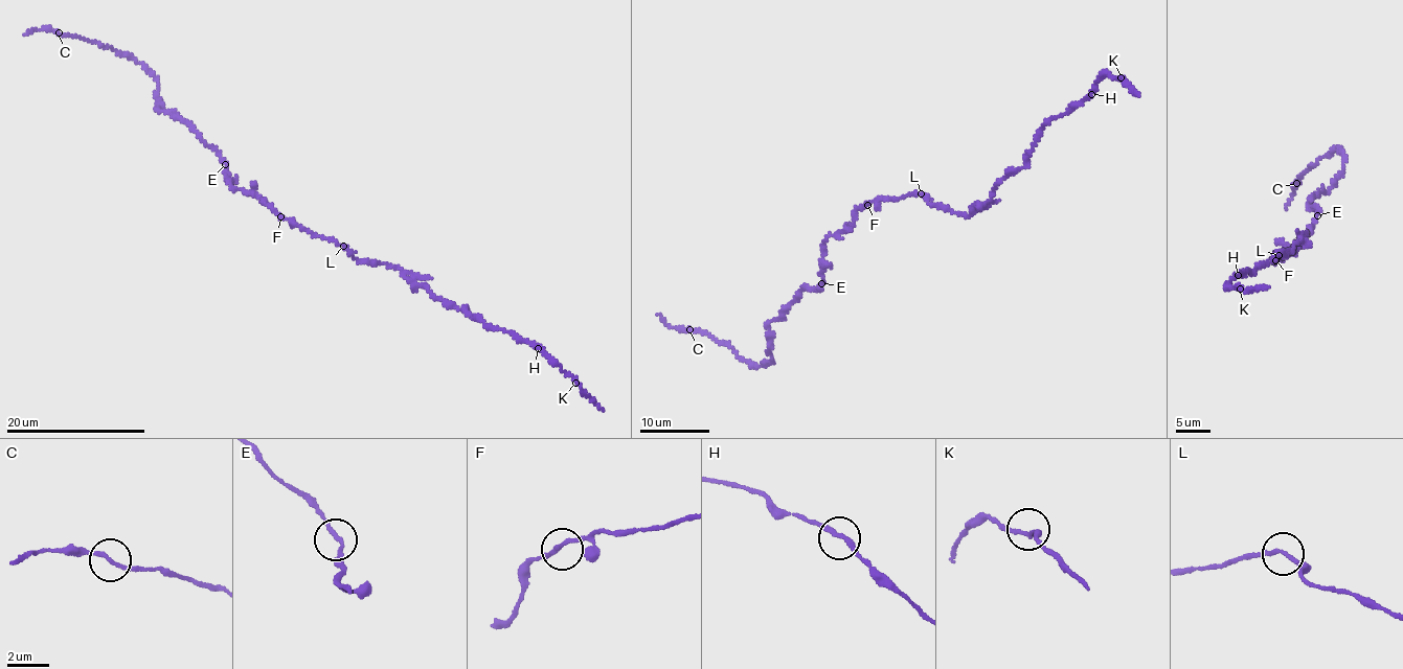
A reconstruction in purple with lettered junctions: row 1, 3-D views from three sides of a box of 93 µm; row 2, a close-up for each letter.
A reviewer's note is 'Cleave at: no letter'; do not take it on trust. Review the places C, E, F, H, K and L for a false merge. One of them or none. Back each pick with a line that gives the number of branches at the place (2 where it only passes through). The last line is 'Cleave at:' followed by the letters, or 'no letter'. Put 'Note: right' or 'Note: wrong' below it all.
Cleave at: no letter
Note: right

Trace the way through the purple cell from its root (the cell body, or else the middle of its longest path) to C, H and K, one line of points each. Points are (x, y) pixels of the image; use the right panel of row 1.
C: (1272, 259), (1307, 233), (1318, 208), (1309, 199), (1344, 171), (1344, 152), (1320, 158), (1296, 183)
H: (1272, 259), (1294, 252), (1306, 233), (1291, 250), (1280, 252), (1254, 272), (1246, 269), (1238, 275)
K: (1272, 259), (1294, 252), (1306, 233), (1291, 250), (1231, 278), (1227, 286), (1240, 289)

